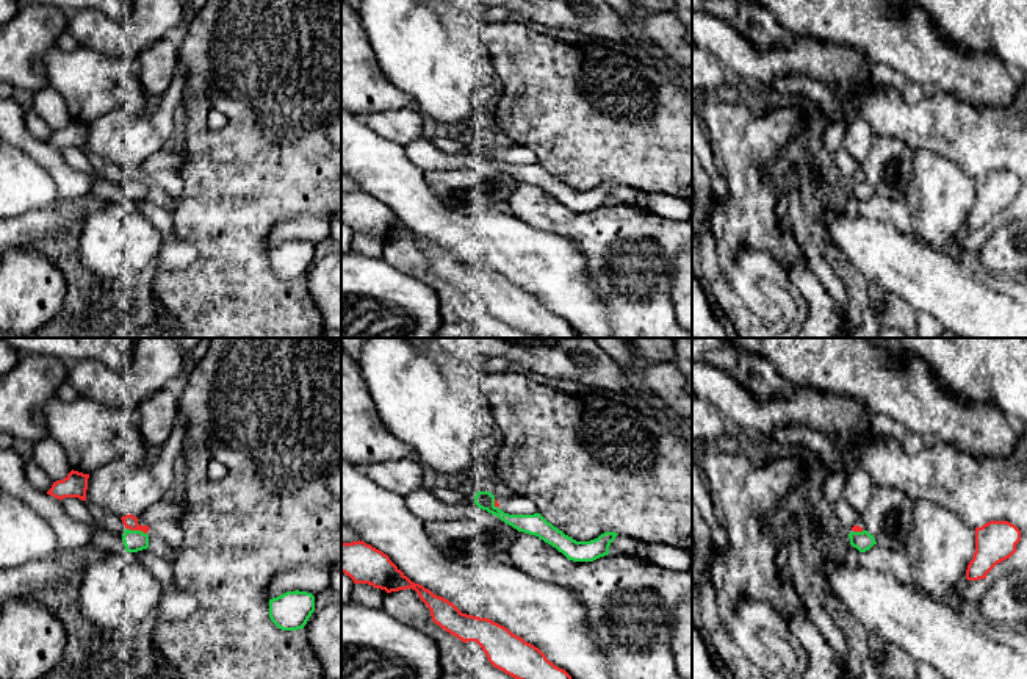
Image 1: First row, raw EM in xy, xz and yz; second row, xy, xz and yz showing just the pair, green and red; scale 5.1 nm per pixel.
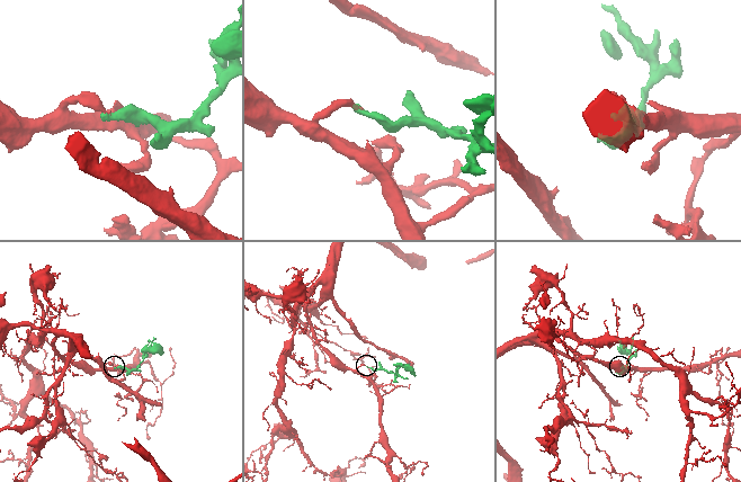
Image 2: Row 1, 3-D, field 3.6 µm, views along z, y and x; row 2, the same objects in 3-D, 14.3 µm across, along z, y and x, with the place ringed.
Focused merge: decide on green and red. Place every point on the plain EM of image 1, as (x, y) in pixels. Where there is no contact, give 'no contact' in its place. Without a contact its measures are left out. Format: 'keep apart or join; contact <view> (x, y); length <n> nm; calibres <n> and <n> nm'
keep apart; contact xy (136, 180); length 120 nm; calibres 110 and 70 nm

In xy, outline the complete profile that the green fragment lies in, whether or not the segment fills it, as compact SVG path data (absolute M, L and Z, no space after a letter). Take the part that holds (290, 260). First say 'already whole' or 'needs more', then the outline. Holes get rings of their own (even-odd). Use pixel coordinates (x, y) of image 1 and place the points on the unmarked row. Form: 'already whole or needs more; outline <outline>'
already whole; outline M286 241L269 249L269 268L282 280L304 278L315 261L315 246L307 241Z

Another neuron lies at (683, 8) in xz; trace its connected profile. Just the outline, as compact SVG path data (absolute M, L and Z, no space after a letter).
M675 0L673 13L686 27L686 41L692 45L692 0Z

